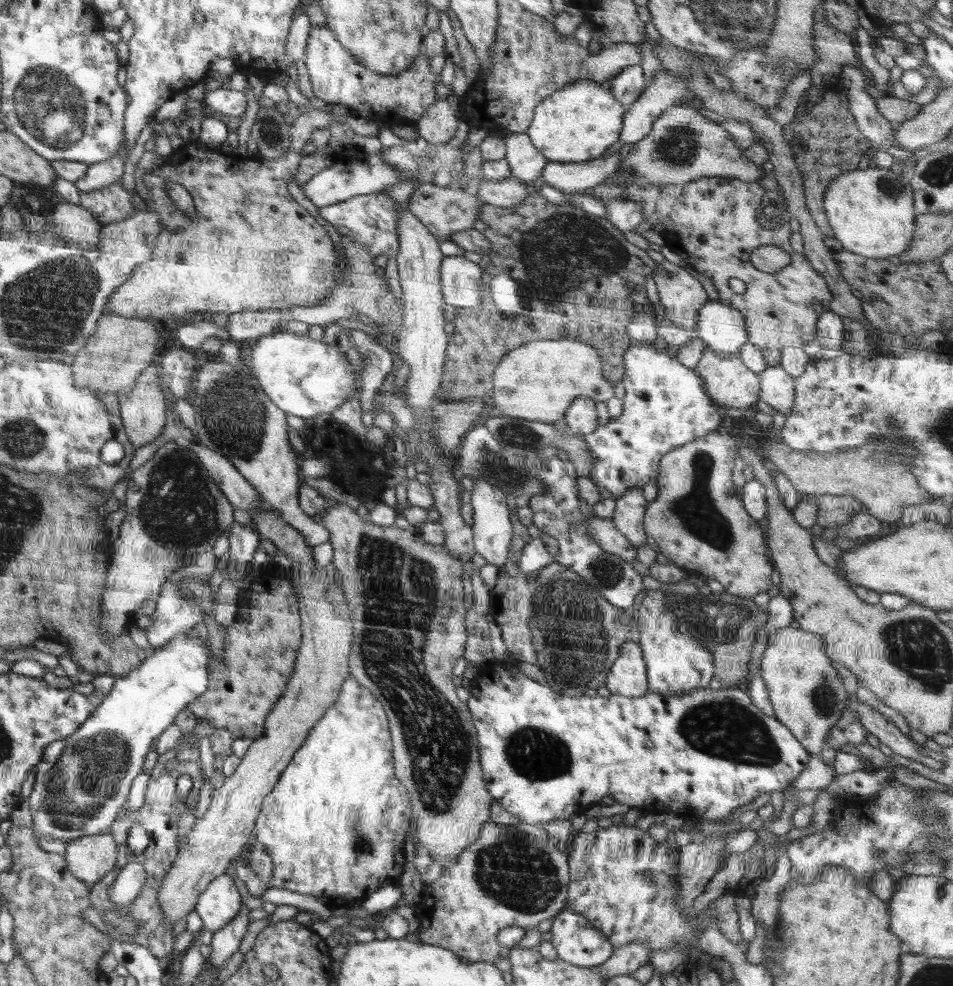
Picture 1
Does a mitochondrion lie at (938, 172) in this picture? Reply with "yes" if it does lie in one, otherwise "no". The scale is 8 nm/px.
yes

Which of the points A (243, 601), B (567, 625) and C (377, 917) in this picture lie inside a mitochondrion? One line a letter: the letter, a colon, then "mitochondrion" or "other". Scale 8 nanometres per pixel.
A: other
B: mitochondrion
C: other

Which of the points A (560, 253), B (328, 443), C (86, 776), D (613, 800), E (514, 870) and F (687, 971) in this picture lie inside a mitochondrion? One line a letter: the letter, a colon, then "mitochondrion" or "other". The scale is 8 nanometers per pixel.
A: mitochondrion
B: other
C: mitochondrion
D: other
E: mitochondrion
F: other

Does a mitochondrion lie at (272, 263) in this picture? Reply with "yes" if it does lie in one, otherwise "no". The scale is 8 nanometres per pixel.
yes

